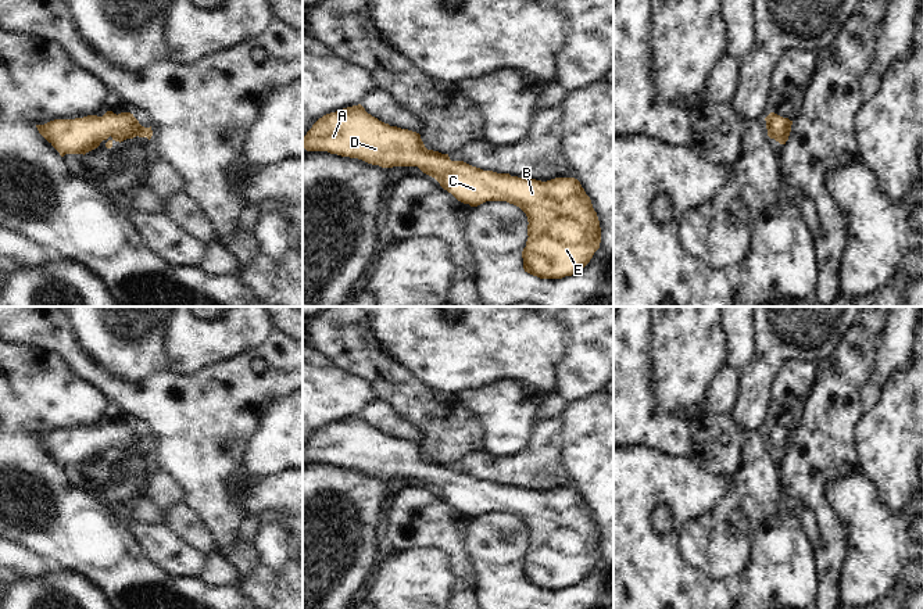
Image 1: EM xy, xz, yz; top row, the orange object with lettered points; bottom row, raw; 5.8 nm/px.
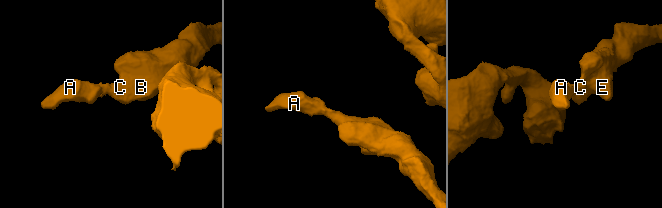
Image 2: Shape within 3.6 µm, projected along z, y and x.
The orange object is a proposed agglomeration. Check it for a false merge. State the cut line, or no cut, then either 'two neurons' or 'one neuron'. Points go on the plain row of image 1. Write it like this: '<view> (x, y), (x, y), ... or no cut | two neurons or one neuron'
no cut | one neuron

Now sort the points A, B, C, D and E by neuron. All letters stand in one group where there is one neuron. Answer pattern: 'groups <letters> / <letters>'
groups A B C D E

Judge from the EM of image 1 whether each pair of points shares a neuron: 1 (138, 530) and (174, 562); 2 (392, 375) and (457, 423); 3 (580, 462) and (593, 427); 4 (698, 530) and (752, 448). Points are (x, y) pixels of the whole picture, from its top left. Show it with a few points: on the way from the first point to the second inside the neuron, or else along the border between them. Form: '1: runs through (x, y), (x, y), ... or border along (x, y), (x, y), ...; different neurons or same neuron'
1: runs through (146, 536), (165, 554); same neuron
2: runs through (408, 391), (422, 405), (440, 416); same neuron
3: runs through (589, 454), (593, 450), (593, 436); same neuron
4: runs through (721, 515), (750, 486), (750, 470); same neuron

